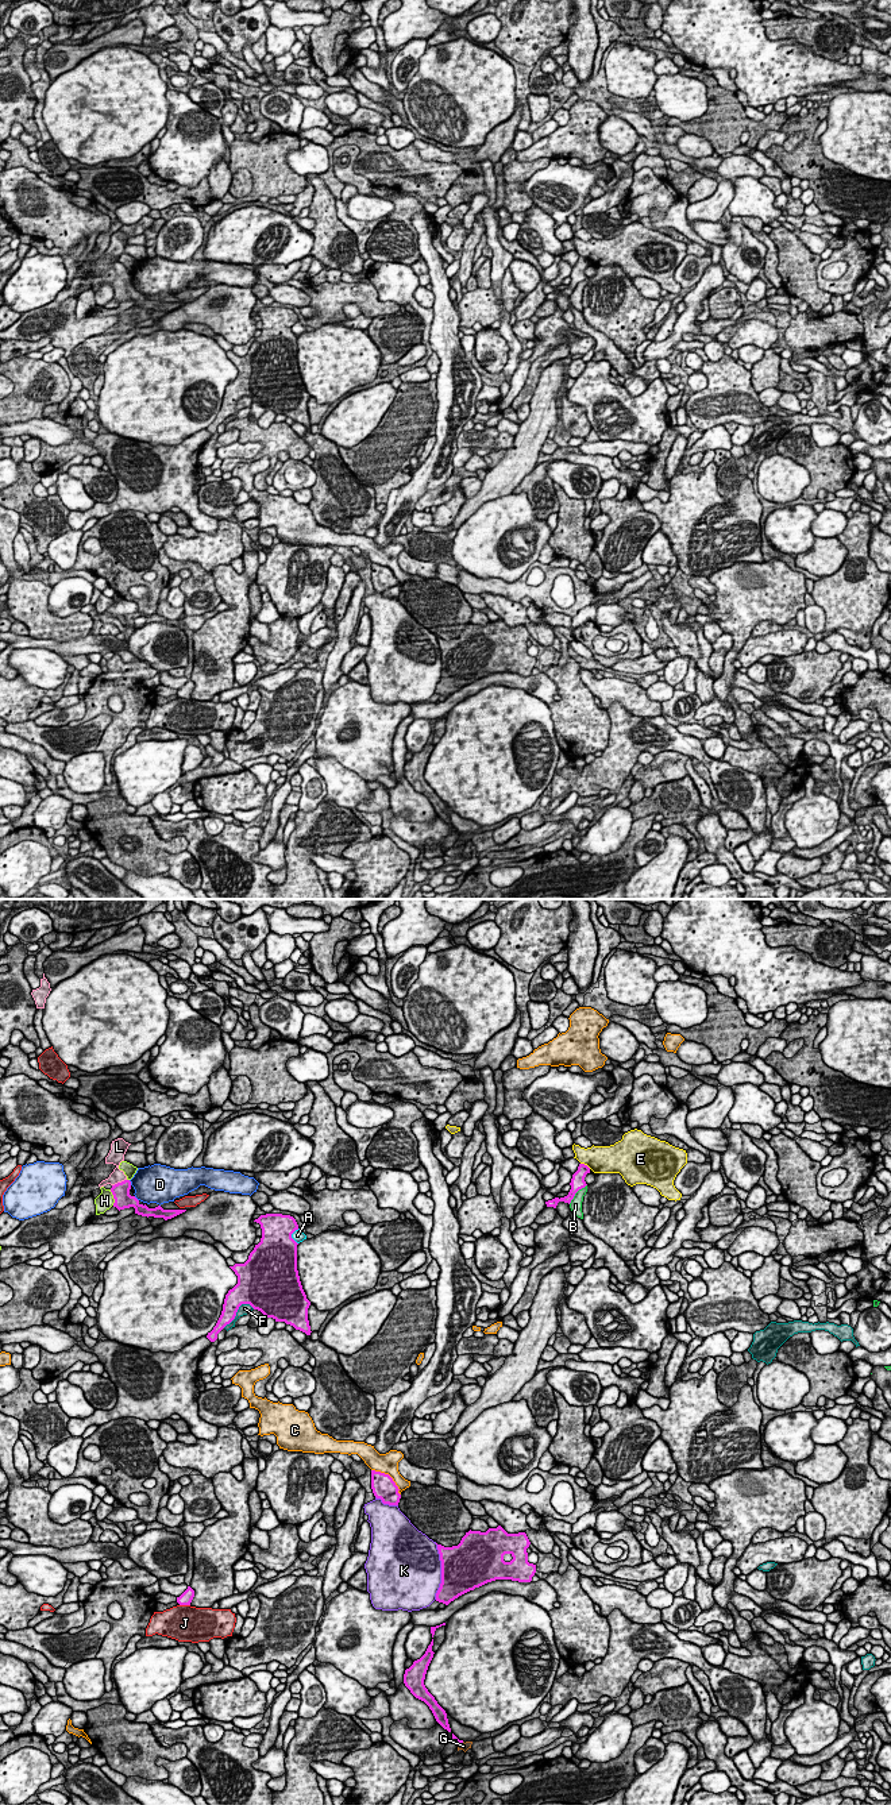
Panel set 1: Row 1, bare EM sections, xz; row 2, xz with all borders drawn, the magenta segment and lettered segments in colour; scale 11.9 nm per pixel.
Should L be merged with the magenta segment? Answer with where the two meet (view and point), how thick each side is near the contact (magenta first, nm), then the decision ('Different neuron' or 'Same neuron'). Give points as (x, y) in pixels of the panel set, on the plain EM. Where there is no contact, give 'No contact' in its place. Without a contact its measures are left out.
Touches magenta at xz (119, 276). Thickness 220 nm (magenta) against 160 nm. Same neuron

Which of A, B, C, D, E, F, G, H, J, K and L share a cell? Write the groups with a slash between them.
A / B / C / D / E / F / G L / H / J / K

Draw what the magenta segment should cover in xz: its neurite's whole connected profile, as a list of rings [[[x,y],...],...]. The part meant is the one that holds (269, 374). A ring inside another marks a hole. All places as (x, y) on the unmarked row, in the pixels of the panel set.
[[[266,306],[254,315],[261,317],[261,335],[255,338],[244,356],[230,359],[238,369],[238,377],[225,387],[221,408],[213,423],[207,428],[211,435],[215,435],[217,427],[235,412],[242,397],[250,397],[266,410],[285,414],[306,428],[312,425],[308,413],[310,394],[306,392],[297,363],[298,336],[292,331],[292,327],[298,323],[296,312],[290,308]]]

